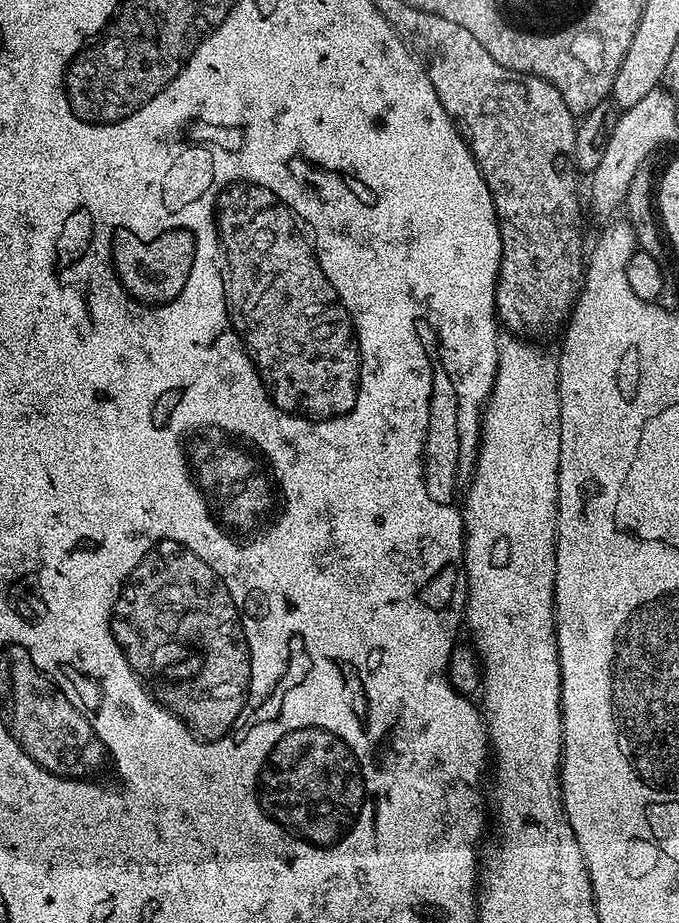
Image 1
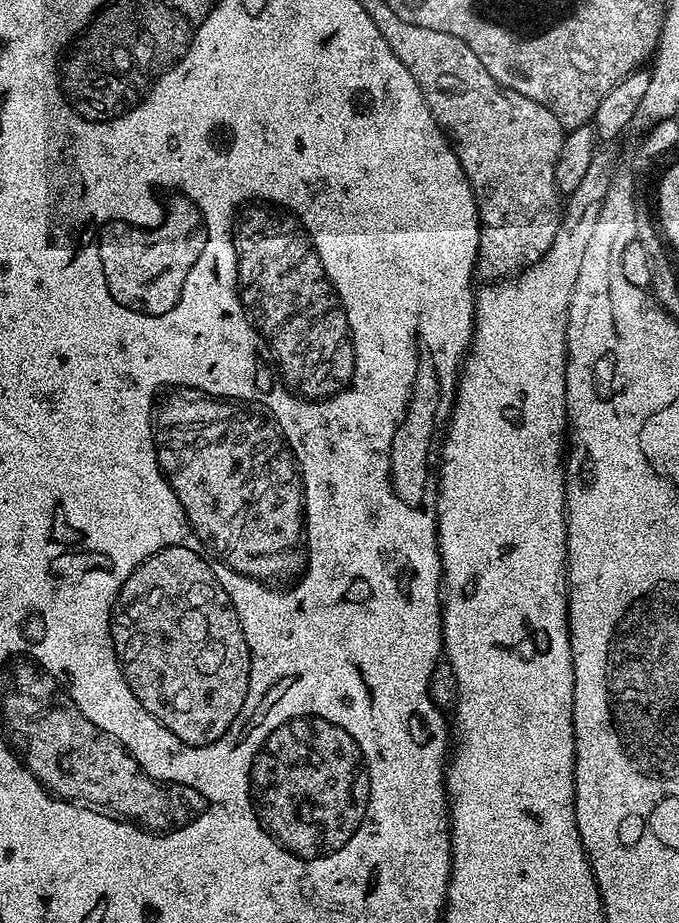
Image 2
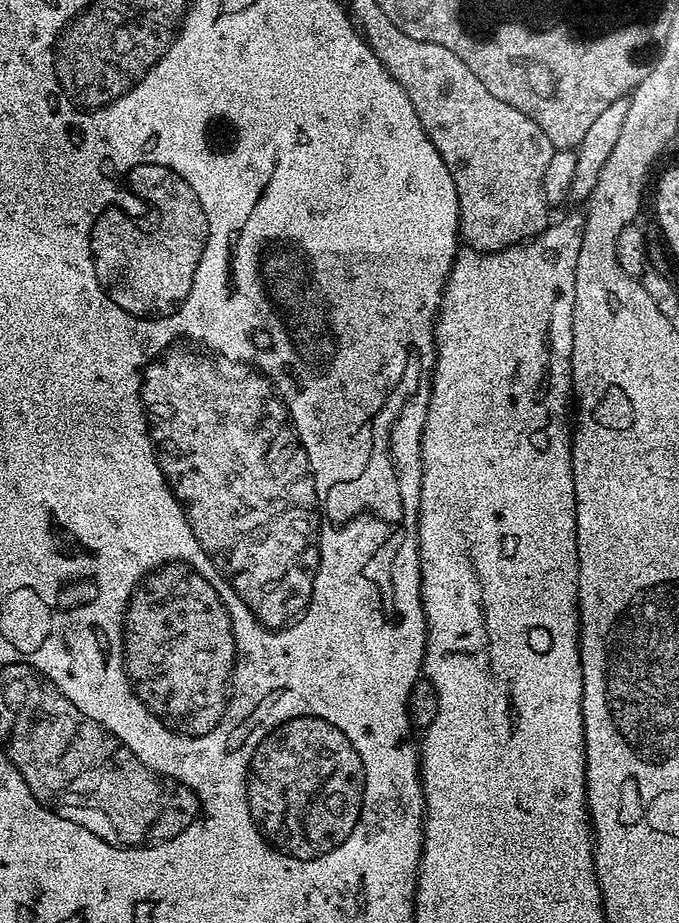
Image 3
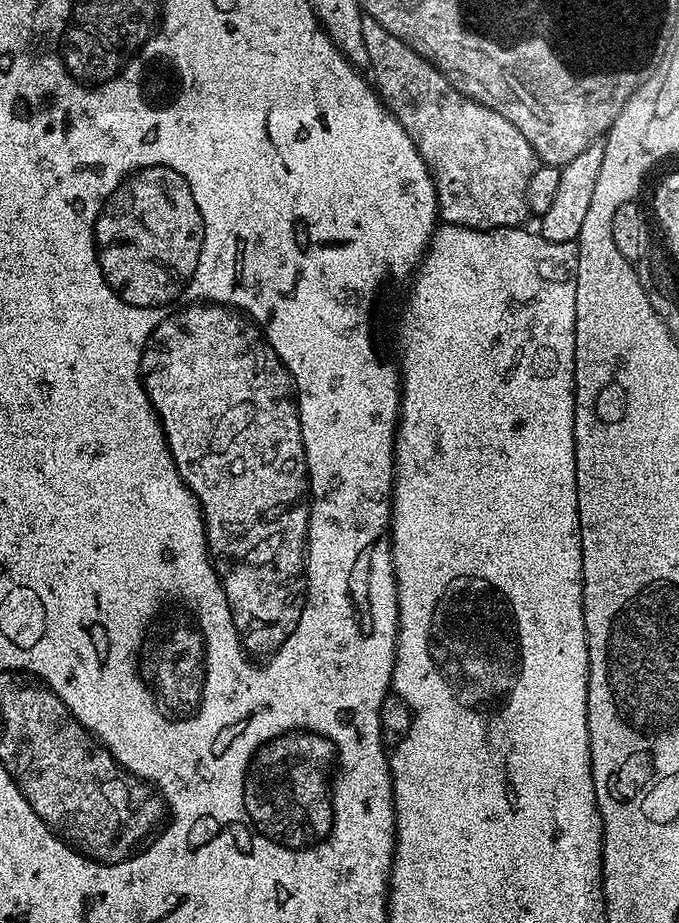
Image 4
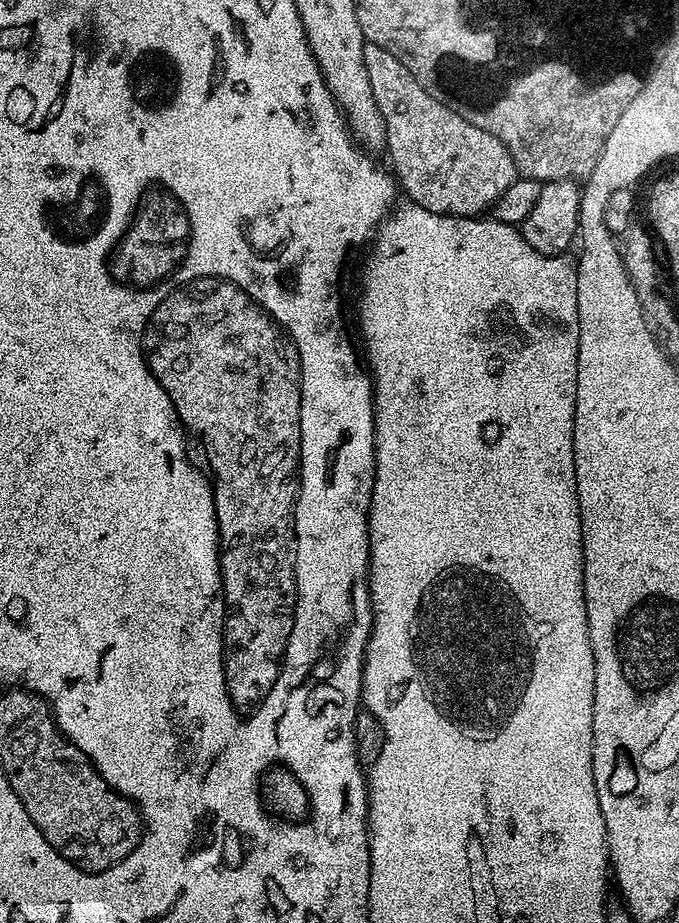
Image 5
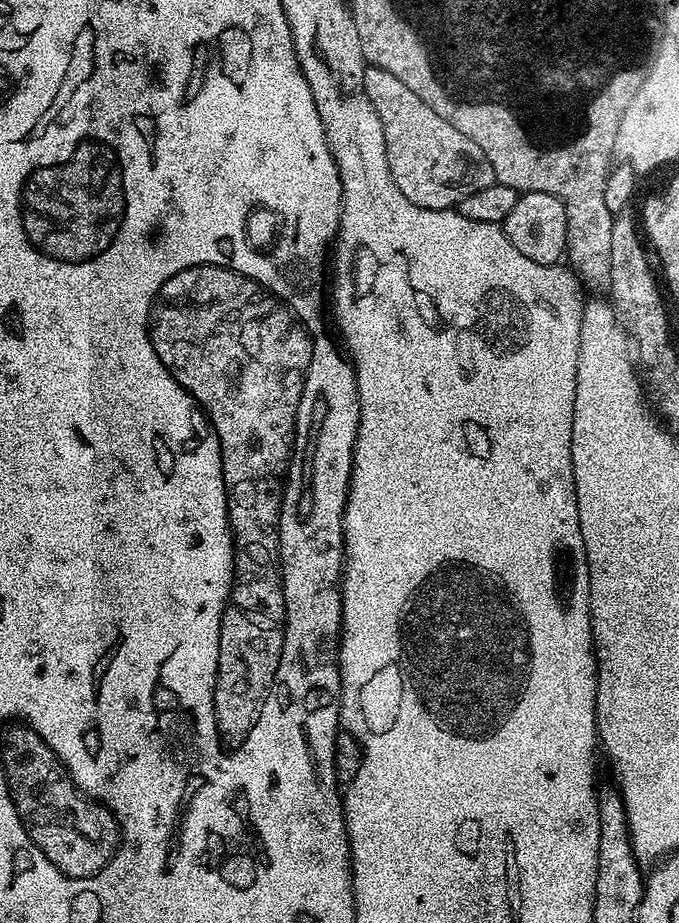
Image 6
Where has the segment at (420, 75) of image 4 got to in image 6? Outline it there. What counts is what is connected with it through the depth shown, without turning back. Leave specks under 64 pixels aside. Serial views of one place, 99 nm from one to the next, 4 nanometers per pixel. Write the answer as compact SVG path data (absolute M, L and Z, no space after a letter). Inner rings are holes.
M365 67L364 89L366 98L370 98L370 106L378 110L378 118L384 127L390 174L398 190L402 190L410 202L430 210L455 209L462 198L494 183L490 162L475 142L466 138L462 130L450 126L446 118L434 114L434 110L430 110L414 90L394 78L390 70Z

